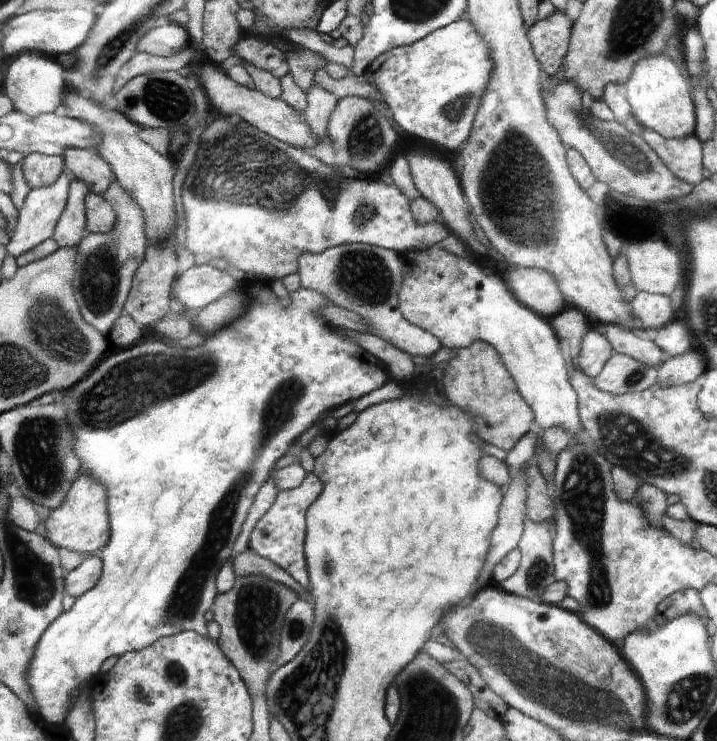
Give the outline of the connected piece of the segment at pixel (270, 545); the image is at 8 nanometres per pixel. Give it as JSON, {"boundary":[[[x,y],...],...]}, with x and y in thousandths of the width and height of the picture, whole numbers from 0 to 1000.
{"boundary":[[[428,638],[418,656],[409,660],[392,661],[377,684],[377,688],[360,702],[350,715],[347,742],[370,754],[378,756],[393,769],[403,772],[425,796],[432,796],[431,775],[425,754],[424,733],[427,726],[428,686],[446,669],[449,649],[438,640]]]}

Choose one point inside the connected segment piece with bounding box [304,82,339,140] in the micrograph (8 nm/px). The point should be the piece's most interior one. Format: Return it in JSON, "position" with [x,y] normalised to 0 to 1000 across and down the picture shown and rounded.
{"position":[448,138]}

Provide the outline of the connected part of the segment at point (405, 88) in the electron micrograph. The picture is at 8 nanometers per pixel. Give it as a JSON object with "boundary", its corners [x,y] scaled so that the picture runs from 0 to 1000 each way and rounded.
{"boundary":[[[644,26],[612,38],[575,59],[538,69],[531,78],[524,78],[515,86],[508,103],[524,115],[540,148],[570,185],[583,185],[622,202],[636,202],[657,184],[658,166],[686,100],[688,81],[682,77],[682,59],[668,47],[656,26]]]}

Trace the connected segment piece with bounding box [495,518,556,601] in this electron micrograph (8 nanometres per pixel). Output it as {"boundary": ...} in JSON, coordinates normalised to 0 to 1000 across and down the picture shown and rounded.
{"boundary":[[[734,699],[731,703],[731,715],[725,725],[722,740],[727,745],[727,760],[720,772],[702,783],[697,788],[690,788],[707,800],[714,800],[732,808],[743,811],[756,811],[756,800],[775,784],[773,750],[771,750],[771,726],[767,723],[767,706],[762,703],[756,707],[742,704]]]}

